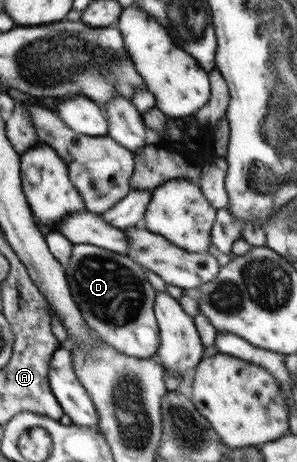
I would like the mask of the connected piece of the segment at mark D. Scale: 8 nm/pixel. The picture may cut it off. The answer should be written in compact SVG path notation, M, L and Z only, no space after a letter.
M90 243L73 245L71 258L64 268L72 299L78 307L78 311L82 313L86 325L94 330L97 336L128 356L148 358L157 352L160 344L160 330L158 330L154 312L156 290L148 281L144 268L128 256L110 252Z

